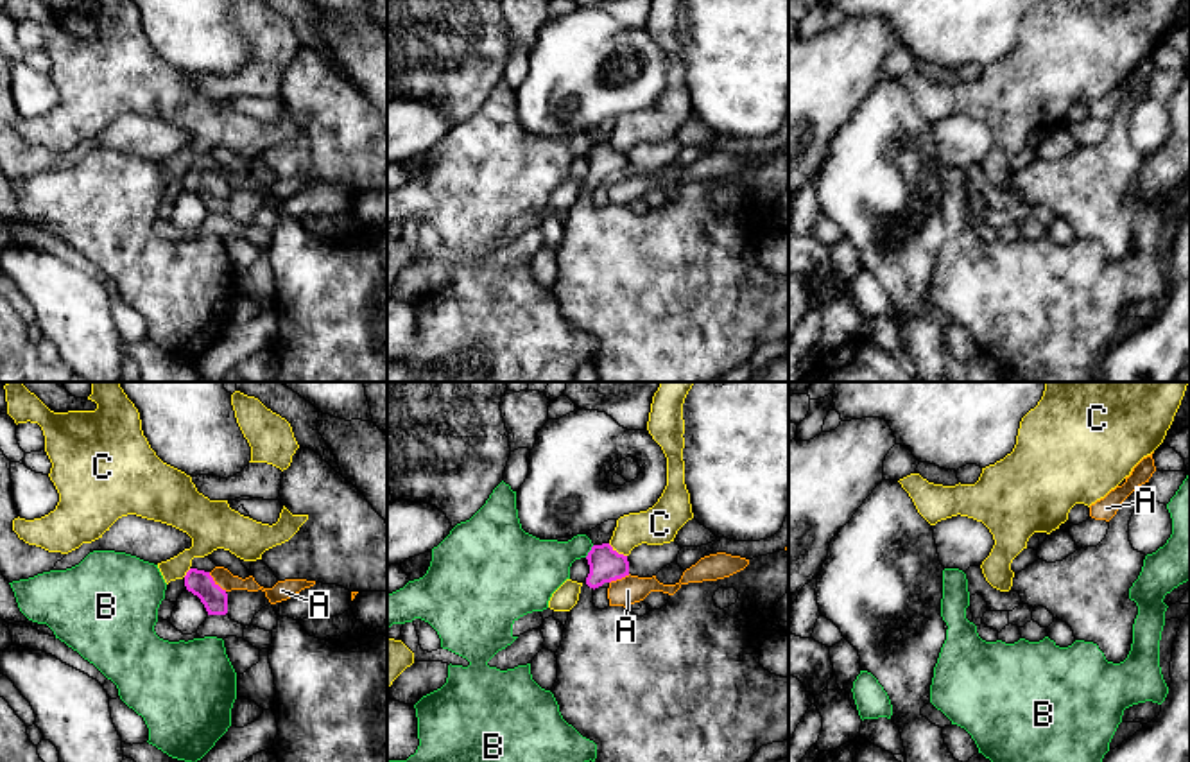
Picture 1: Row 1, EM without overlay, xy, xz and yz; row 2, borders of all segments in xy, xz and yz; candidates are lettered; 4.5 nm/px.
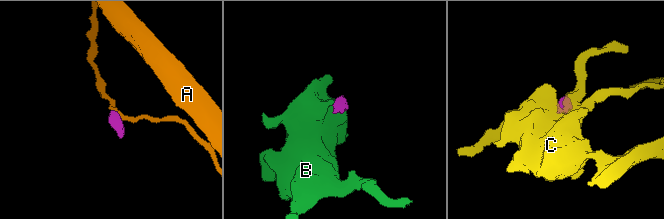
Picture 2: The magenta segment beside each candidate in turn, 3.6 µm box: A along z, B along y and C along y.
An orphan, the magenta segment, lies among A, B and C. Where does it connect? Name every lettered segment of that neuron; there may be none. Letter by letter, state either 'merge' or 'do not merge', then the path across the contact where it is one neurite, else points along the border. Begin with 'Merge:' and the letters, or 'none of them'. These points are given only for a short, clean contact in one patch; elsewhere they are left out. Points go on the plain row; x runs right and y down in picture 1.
Merge: none of them
A: do not merge | along xy (208, 171), (226, 189)
B: do not merge | along xz (594, 144), (585, 155)
C: do not merge | along xz (608, 142), (626, 155)

